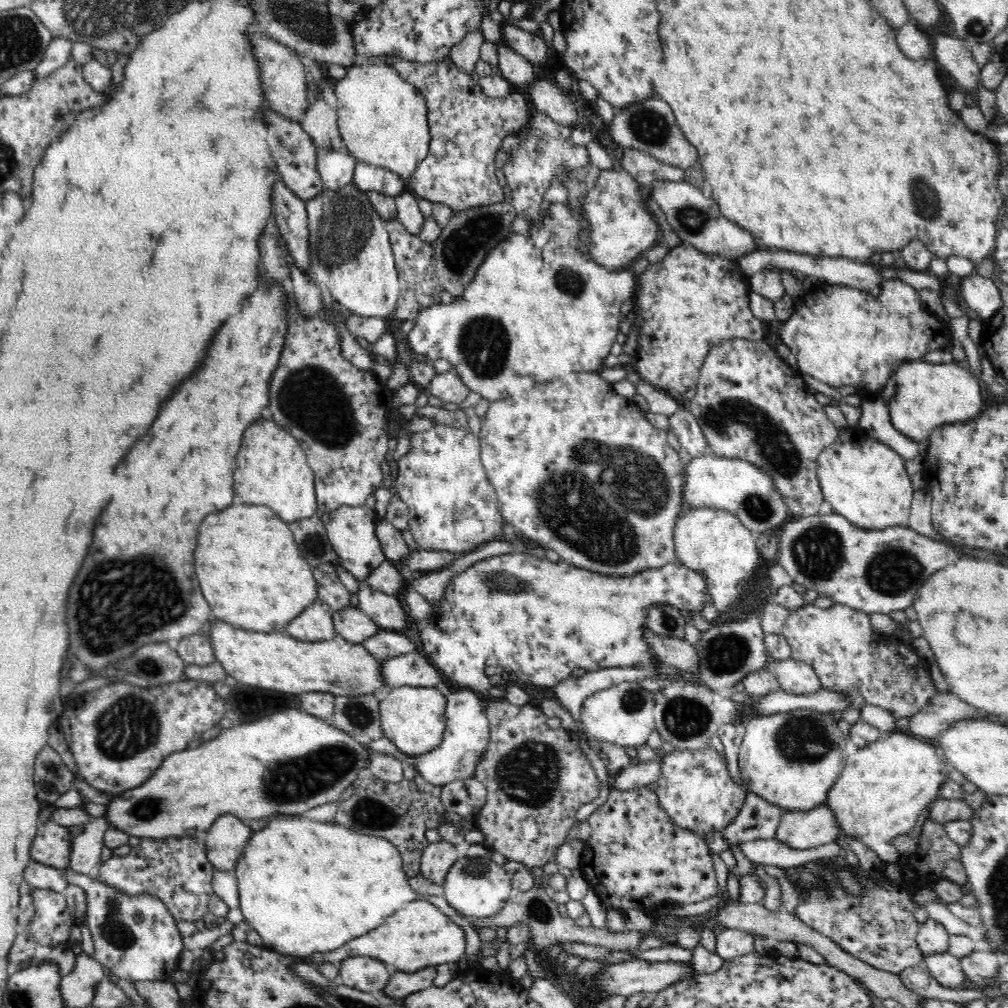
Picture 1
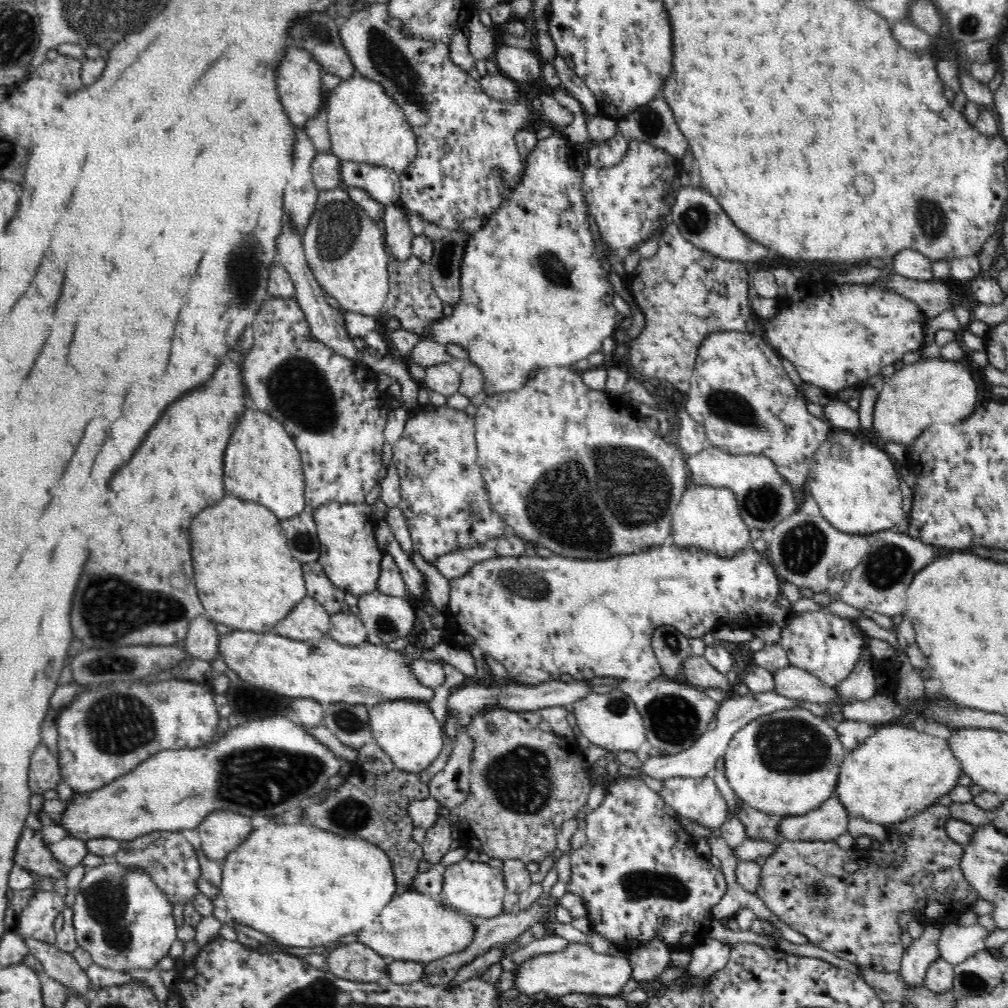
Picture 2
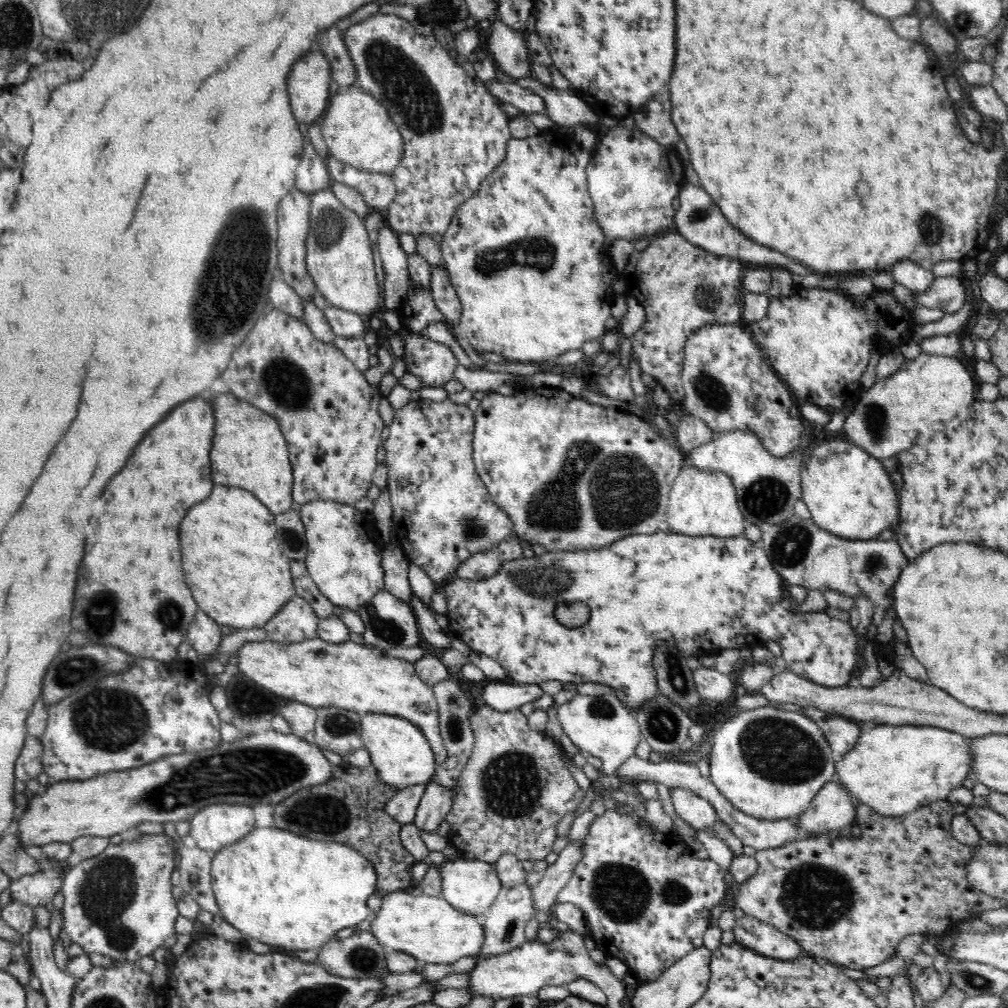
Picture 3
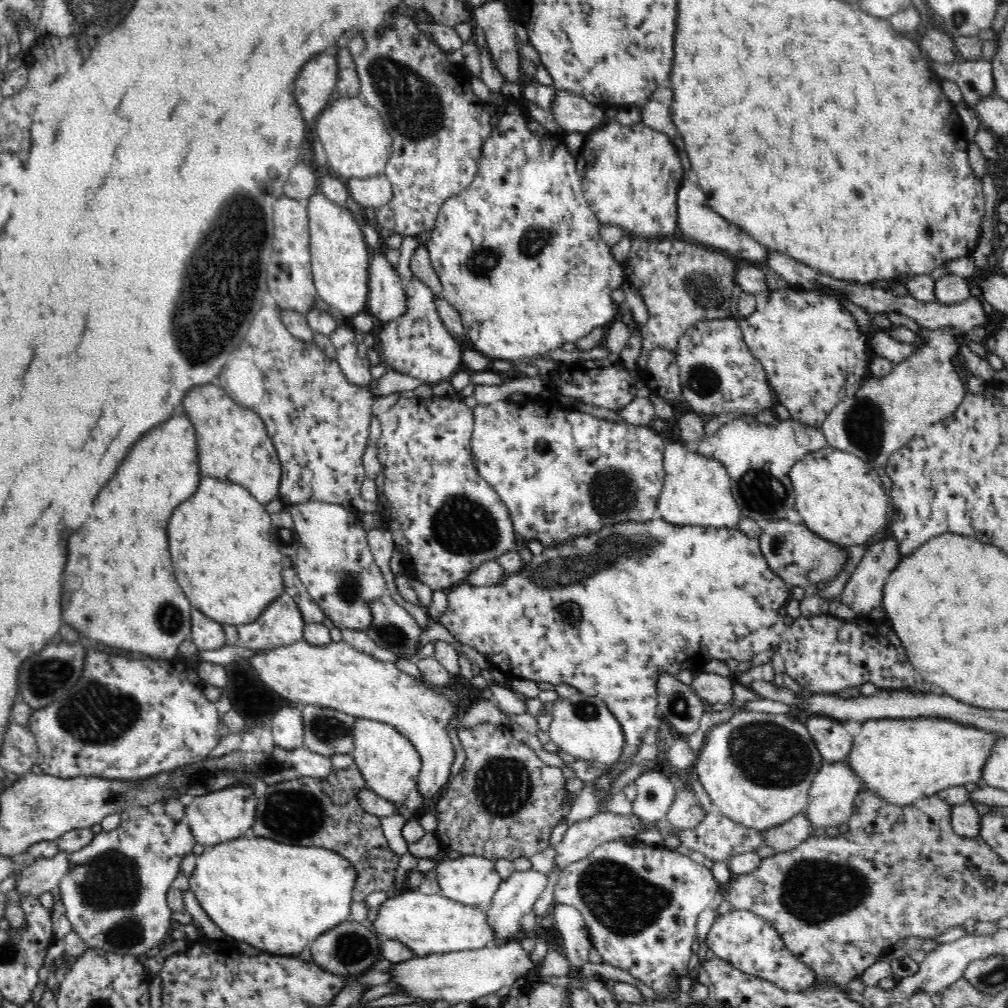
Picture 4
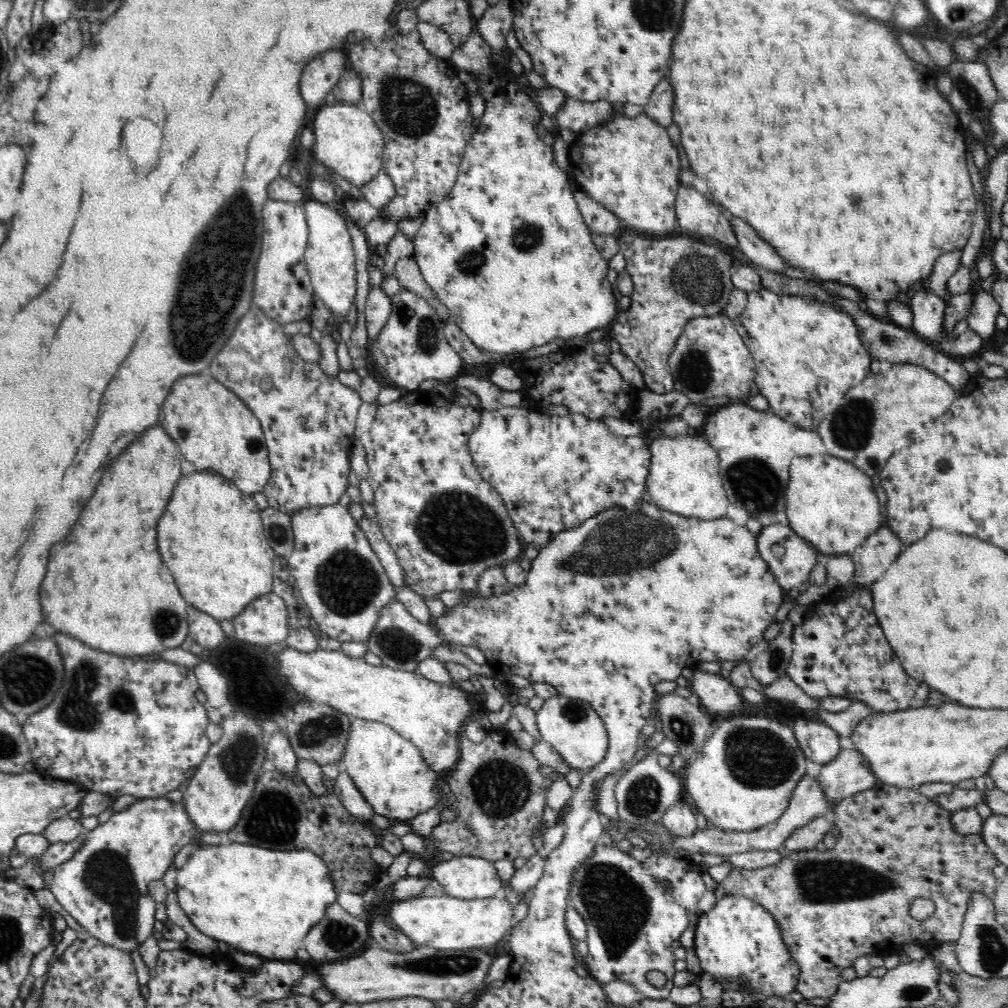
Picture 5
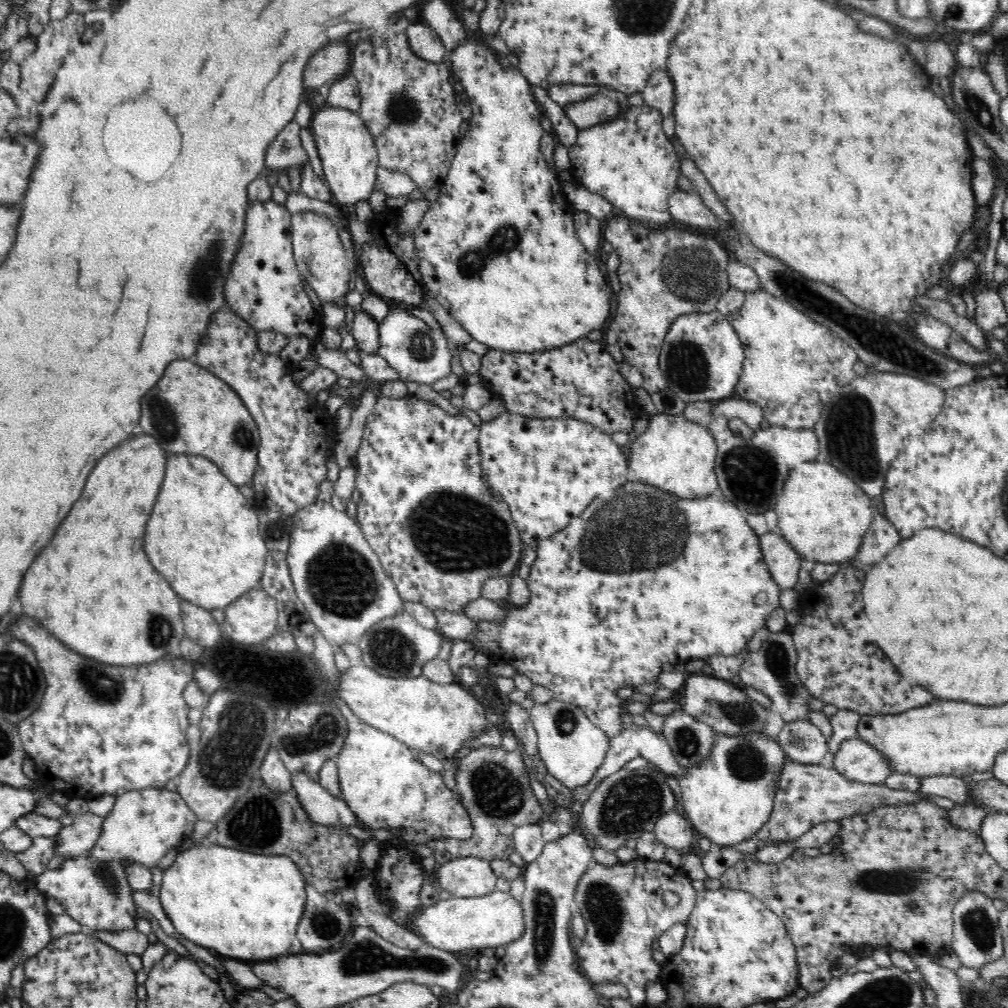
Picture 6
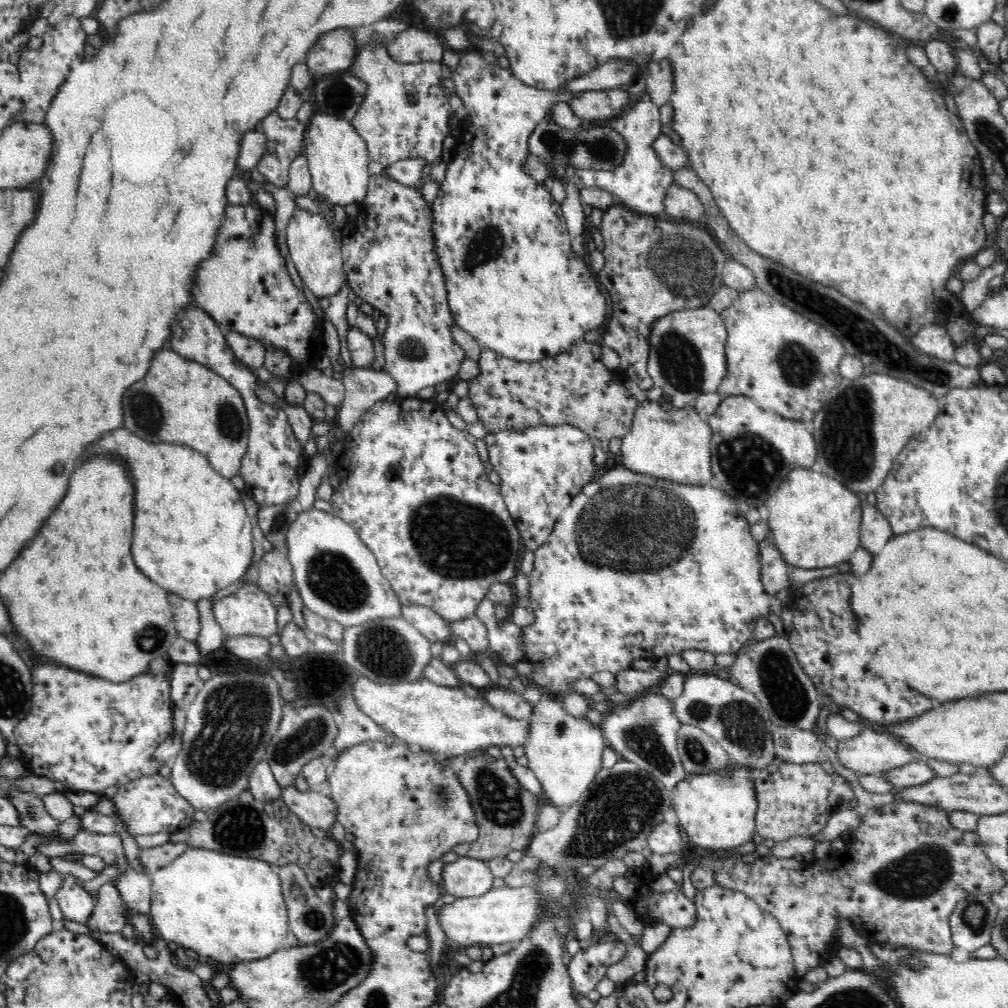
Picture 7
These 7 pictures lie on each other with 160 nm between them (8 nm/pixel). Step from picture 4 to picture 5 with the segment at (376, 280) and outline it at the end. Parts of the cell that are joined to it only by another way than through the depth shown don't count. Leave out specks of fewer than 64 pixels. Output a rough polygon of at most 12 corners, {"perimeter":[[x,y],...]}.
{"perimeter":[[373,285],[365,304],[367,332],[373,341],[392,312],[392,298]]}

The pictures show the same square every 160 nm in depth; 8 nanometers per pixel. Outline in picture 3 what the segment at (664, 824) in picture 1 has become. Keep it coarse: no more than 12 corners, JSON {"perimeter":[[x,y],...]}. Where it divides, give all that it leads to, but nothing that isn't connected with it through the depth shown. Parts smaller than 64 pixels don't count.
{"perimeter":[[610,802],[557,902],[654,982],[726,870]]}

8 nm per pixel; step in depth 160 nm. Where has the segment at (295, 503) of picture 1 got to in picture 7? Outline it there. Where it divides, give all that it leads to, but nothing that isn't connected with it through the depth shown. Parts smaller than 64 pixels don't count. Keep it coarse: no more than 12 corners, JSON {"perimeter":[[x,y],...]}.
{"perimeter":[[172,348],[128,388],[144,440],[239,474],[250,423],[225,378]]}

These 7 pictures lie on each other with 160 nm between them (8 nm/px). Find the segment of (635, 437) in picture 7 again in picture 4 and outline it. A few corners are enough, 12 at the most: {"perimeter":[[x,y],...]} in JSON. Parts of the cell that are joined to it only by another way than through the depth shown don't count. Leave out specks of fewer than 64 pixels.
{"perimeter":[[666,443],[660,518],[736,528],[741,510],[718,460]]}

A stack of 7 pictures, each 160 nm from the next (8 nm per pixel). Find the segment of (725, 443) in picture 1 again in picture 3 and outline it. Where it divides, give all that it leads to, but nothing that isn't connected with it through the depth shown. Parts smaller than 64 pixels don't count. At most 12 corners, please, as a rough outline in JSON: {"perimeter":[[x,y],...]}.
{"perimeter":[[712,324],[684,342],[684,406],[772,456],[808,424],[752,333]]}

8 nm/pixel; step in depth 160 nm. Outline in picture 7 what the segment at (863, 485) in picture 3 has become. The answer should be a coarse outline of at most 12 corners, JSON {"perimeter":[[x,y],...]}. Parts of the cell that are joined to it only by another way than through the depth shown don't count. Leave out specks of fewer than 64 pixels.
{"perimeter":[[796,468],[764,502],[774,545],[798,568],[843,567],[860,498]]}

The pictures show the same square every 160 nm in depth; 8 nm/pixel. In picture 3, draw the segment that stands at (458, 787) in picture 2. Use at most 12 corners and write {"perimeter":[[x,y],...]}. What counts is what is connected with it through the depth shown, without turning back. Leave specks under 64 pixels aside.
{"perimeter":[[452,680],[437,699],[447,757],[433,779],[452,789],[474,749],[470,700]]}

